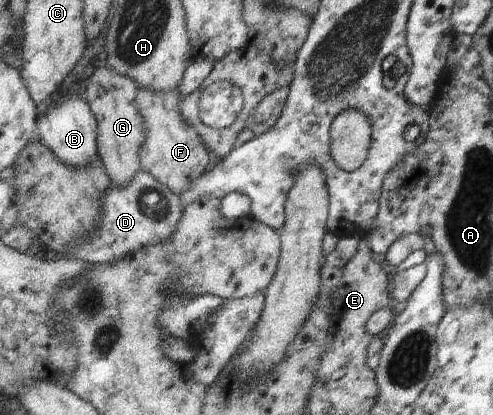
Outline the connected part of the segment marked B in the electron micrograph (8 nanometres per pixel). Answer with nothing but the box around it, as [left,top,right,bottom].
[37,95,99,168]

